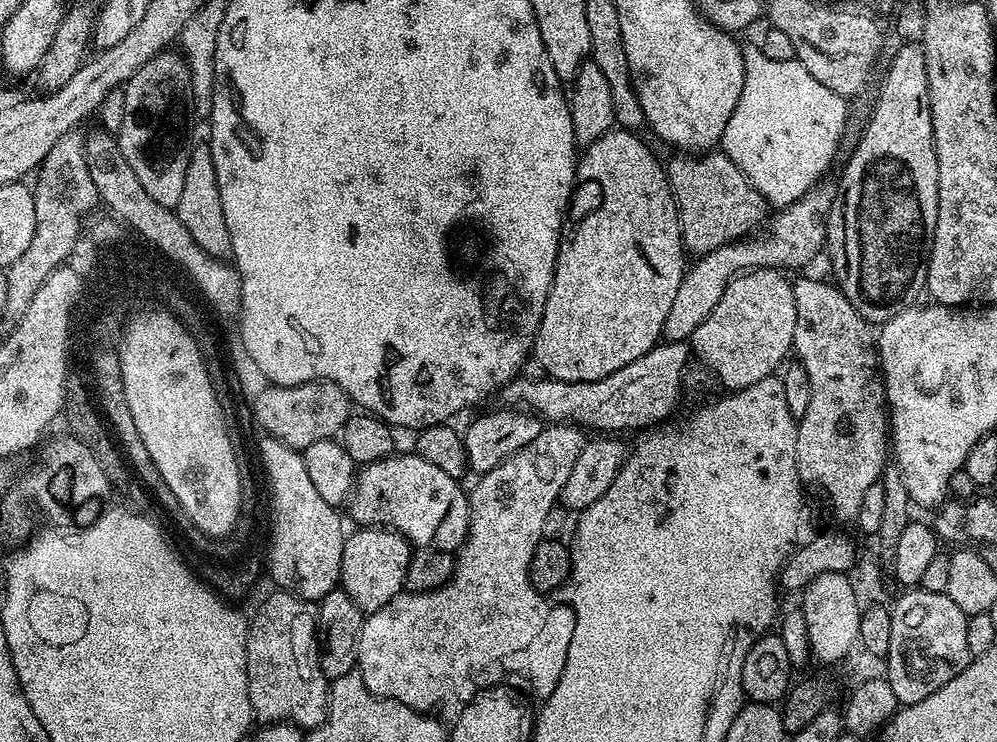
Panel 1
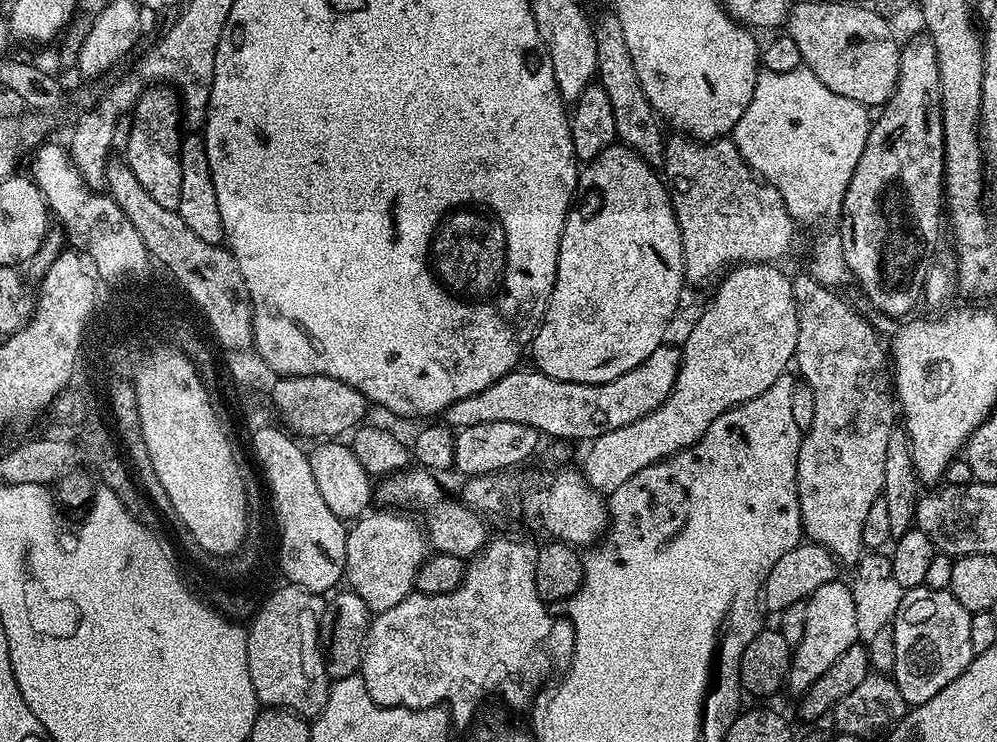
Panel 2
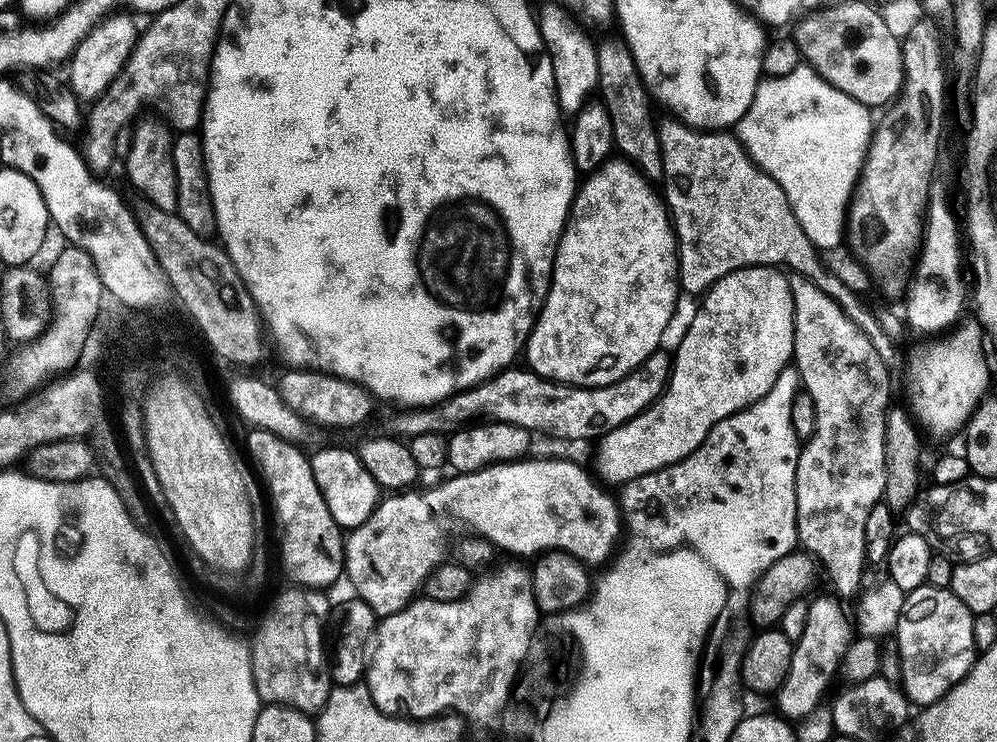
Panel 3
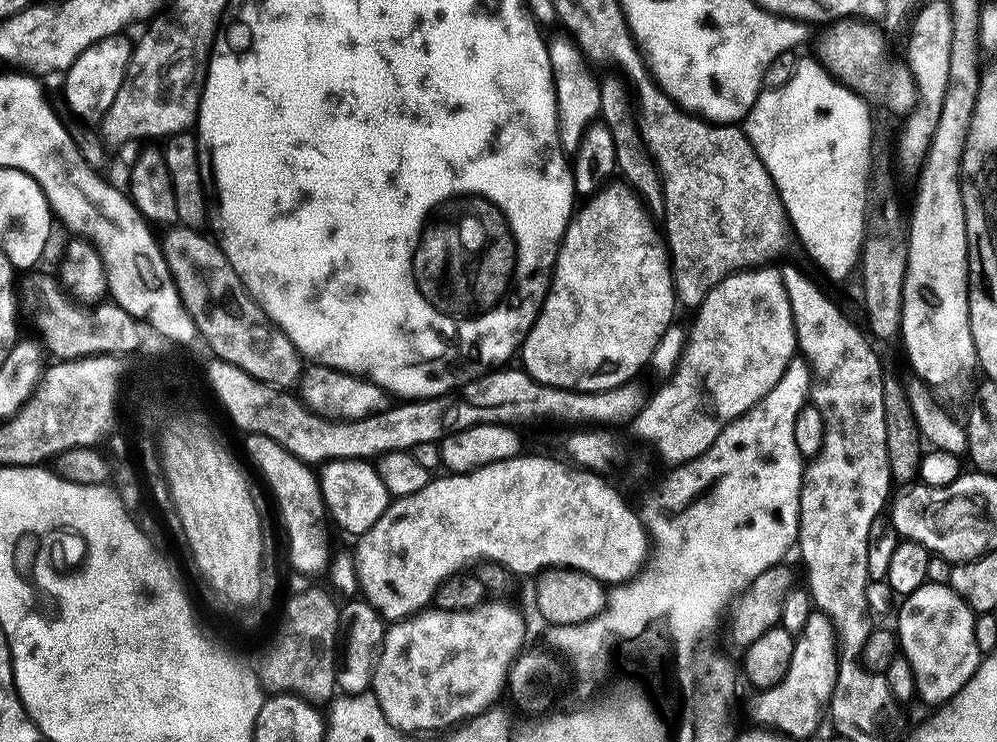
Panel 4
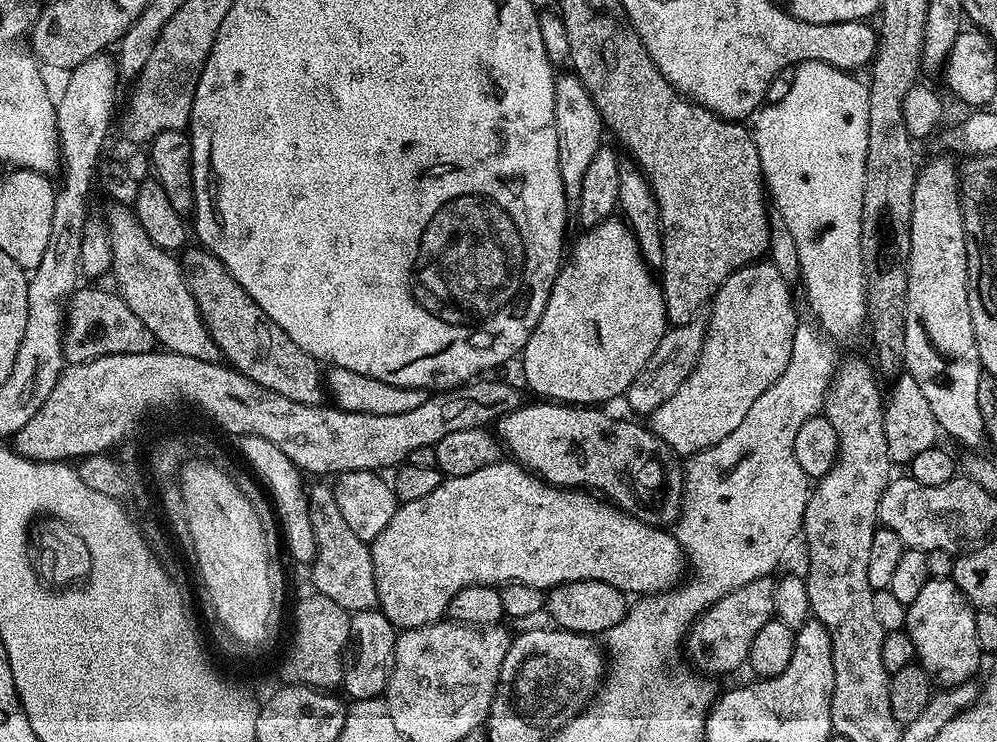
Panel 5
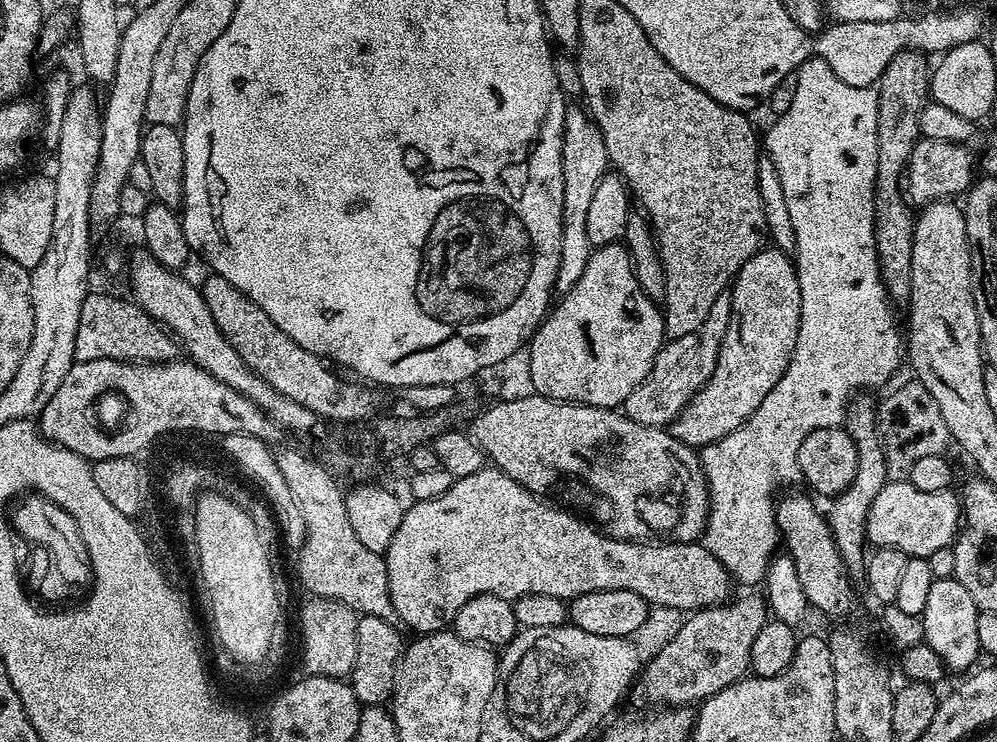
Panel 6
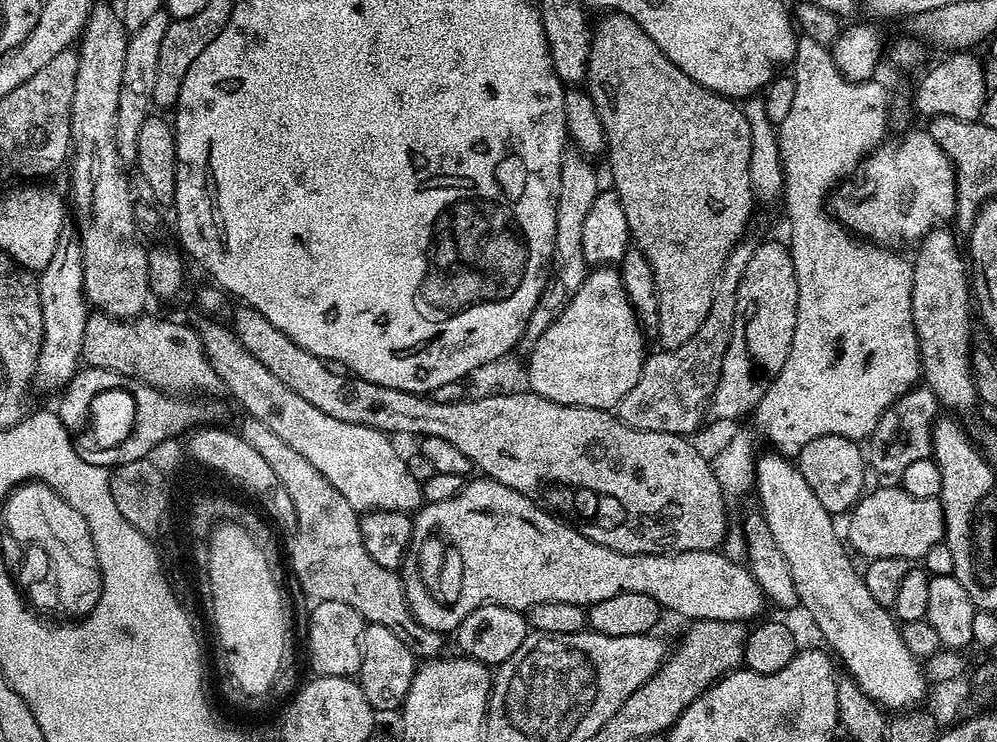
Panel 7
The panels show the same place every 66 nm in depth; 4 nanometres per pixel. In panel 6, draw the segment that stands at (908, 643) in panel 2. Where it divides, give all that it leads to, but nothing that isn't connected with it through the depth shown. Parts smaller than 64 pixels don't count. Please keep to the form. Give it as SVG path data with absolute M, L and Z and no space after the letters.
M955 578L933 580L930 586L930 594L926 597L922 619L924 624L923 643L930 646L930 650L937 656L945 669L952 671L953 668L956 674L960 674L965 670L971 669L977 663L977 661L975 662L976 656L979 657L981 655L980 647L978 646L978 609L974 598L970 598L970 593L966 591L966 586L962 586L962 582L958 582Z

